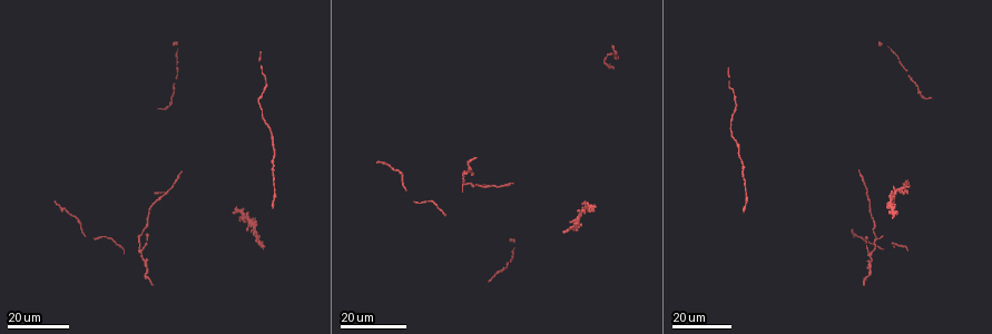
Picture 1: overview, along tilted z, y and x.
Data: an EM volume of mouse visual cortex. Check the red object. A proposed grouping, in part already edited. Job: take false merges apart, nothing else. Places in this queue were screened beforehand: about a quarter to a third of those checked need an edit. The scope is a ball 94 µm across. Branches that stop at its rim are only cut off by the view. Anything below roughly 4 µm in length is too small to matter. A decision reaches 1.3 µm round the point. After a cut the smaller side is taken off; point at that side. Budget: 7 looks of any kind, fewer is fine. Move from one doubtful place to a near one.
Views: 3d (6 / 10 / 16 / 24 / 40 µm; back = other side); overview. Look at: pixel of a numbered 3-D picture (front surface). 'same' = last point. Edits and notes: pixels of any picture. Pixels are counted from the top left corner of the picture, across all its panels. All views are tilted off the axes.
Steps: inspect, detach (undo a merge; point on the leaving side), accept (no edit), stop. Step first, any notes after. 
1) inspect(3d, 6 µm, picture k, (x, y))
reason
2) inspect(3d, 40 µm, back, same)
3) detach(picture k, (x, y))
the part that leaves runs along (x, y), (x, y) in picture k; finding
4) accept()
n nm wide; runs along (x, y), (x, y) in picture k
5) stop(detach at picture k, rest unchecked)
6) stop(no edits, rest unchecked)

inspect(3d, 16 µm, picture 1, (250, 222))
arms run side by side

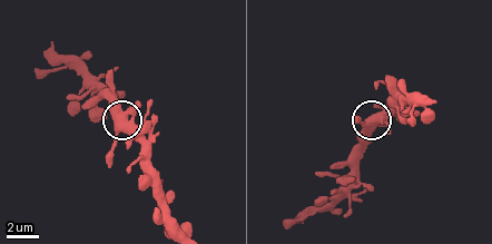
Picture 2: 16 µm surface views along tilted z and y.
inspect(3d, 10 µm, picture 2, (136, 125))
closer look

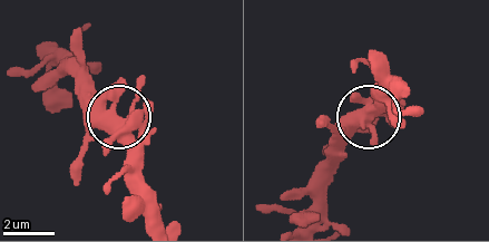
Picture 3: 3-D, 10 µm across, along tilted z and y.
accept()
all the same neuron

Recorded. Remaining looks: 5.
inspect(3d, 16 µm, picture 1, (252, 234))
arms part here

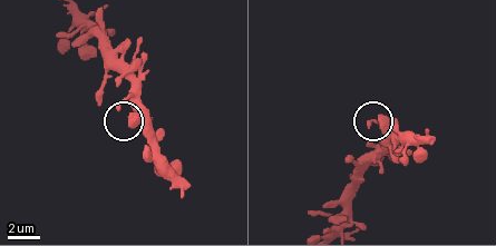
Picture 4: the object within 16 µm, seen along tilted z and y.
inspect(3d, 6 µm, picture 4, (387, 129))
closer look

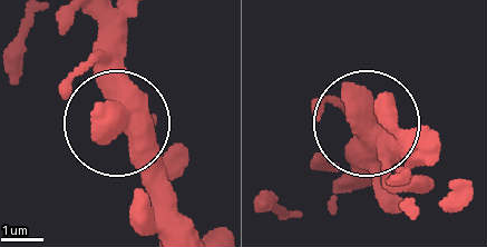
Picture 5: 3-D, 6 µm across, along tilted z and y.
accept()
side arm 6 µm; 3 arms; one neuron here

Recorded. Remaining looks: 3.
inspect(3d, 16 µm, picture 1, (140, 253))
arms part here

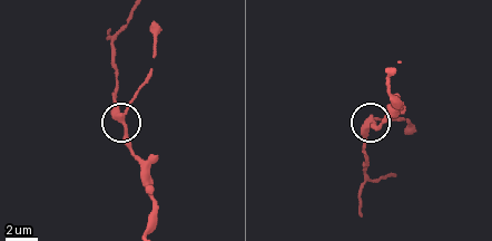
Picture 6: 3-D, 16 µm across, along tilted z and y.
inspect(3d, 10 µm, picture 6, (120, 114))
closer look

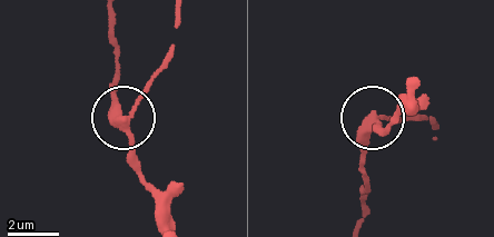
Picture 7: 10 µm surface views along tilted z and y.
accept()
3 arms; runs along (114, 12), (112, 104), (118, 114), (128, 111), (167, 68) in picture 7; one neuron here

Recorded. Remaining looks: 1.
stop(no edits, rest unchecked)

